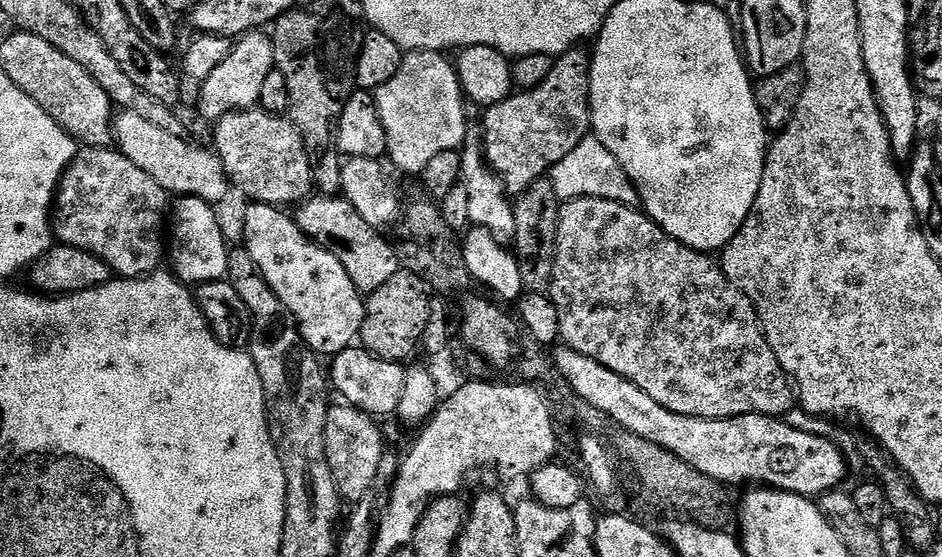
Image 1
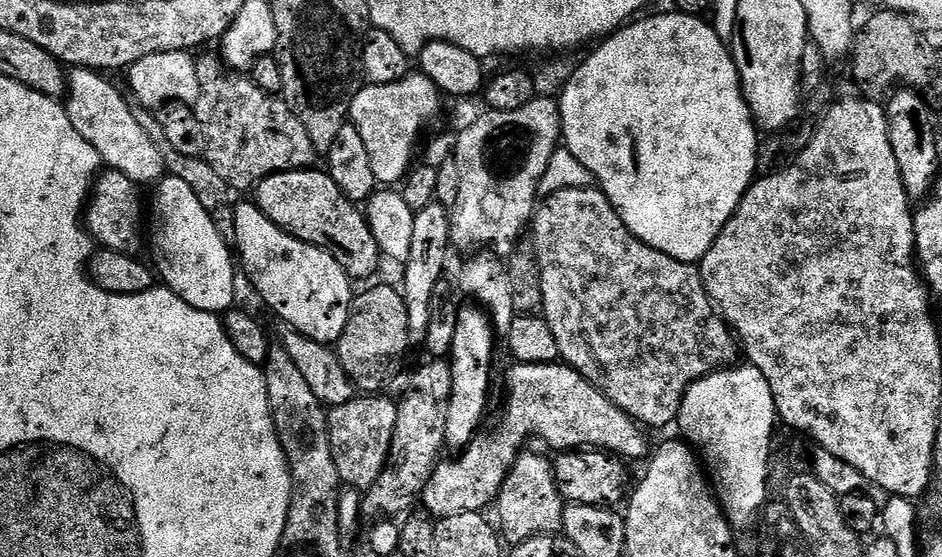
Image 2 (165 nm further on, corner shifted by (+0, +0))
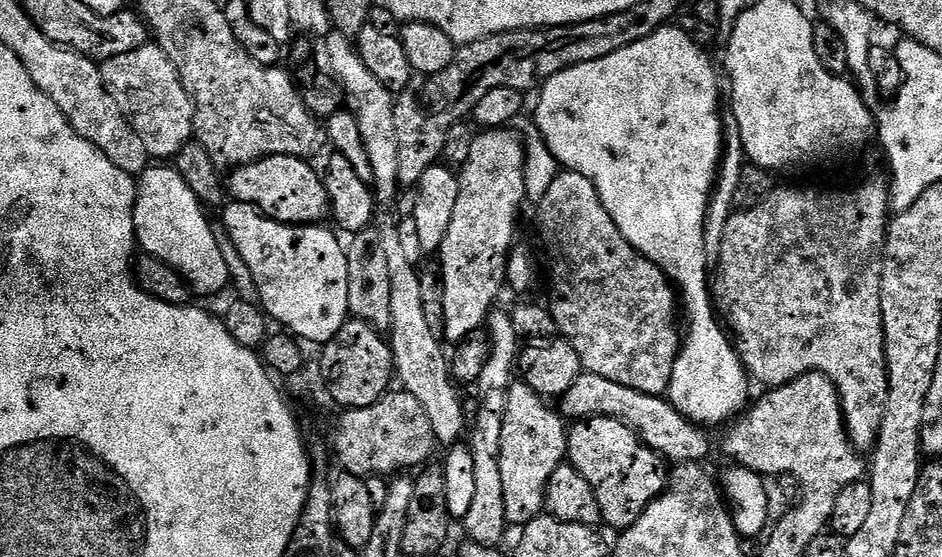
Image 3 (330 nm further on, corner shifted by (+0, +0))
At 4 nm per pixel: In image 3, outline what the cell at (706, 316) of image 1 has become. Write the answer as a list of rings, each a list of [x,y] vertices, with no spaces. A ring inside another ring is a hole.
[[[561,170],[554,178],[554,183],[550,190],[542,198],[542,202],[535,205],[536,211],[536,228],[540,231],[540,240],[544,243],[544,248],[548,251],[548,256],[552,259],[552,304],[550,311],[554,322],[556,323],[557,333],[563,339],[574,346],[575,352],[578,353],[580,366],[584,372],[598,374],[598,378],[606,378],[610,382],[618,382],[618,386],[630,386],[630,390],[638,390],[642,394],[654,394],[655,396],[664,396],[670,386],[670,378],[674,374],[674,362],[680,357],[682,347],[682,328],[676,325],[676,308],[678,312],[678,293],[671,280],[668,279],[668,273],[659,268],[652,260],[646,259],[636,248],[626,242],[622,230],[610,218],[606,206],[602,206],[602,198],[598,190],[594,190],[594,182],[590,178],[582,178],[582,174]]]

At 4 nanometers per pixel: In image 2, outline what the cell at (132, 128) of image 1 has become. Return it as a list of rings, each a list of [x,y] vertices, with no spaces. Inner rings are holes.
[[[74,68],[67,73],[66,107],[70,122],[74,122],[74,130],[78,130],[78,134],[82,134],[82,138],[86,138],[86,142],[90,142],[90,146],[94,146],[98,150],[101,161],[111,171],[126,174],[126,178],[130,178],[141,186],[155,185],[166,172],[162,154],[158,154],[158,146],[154,146],[154,142],[150,142],[150,134],[146,134],[146,130],[142,130],[133,105],[130,106],[124,101],[123,94],[108,79],[107,75],[90,68]]]

